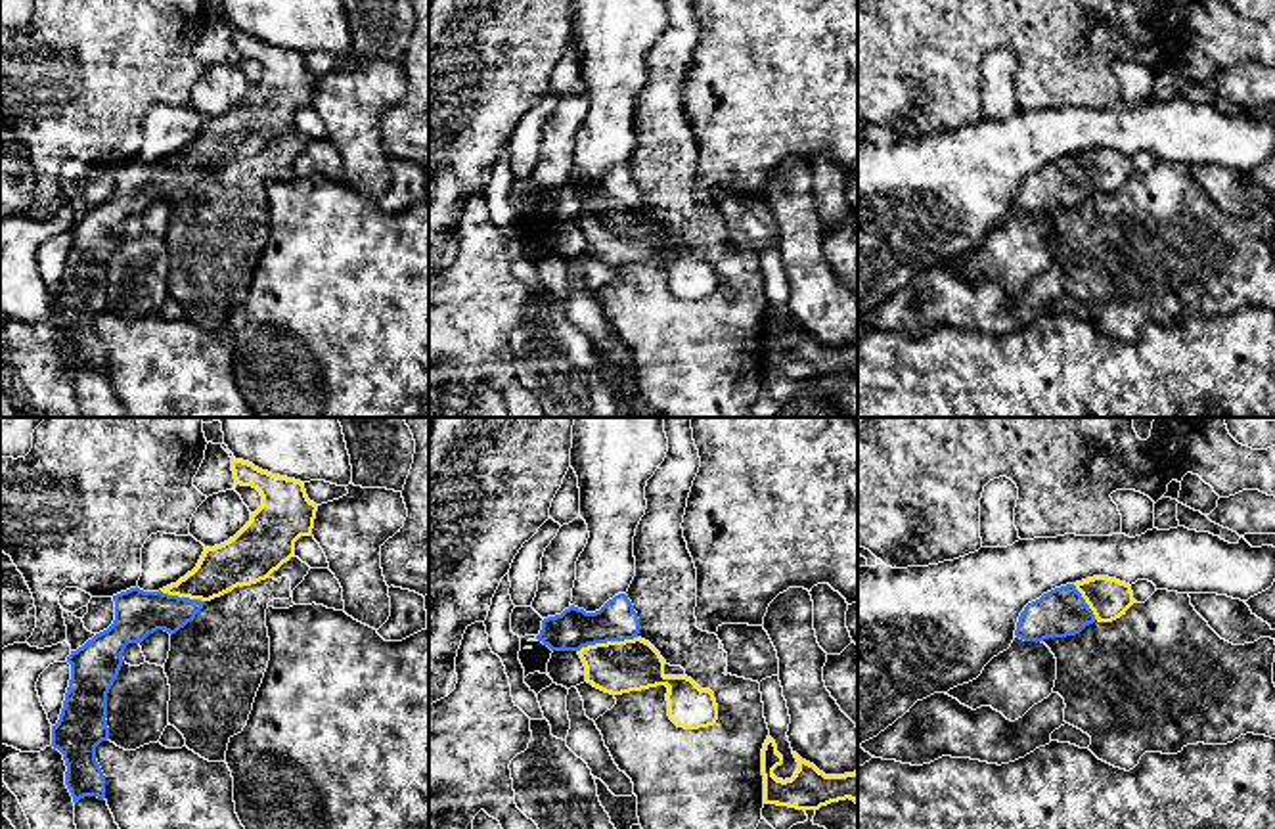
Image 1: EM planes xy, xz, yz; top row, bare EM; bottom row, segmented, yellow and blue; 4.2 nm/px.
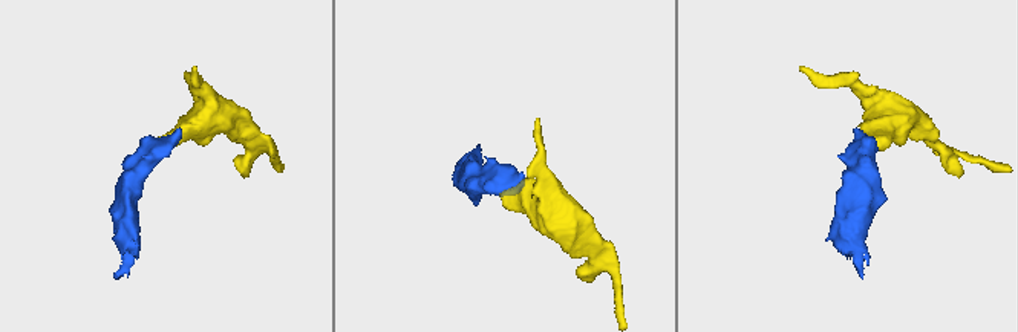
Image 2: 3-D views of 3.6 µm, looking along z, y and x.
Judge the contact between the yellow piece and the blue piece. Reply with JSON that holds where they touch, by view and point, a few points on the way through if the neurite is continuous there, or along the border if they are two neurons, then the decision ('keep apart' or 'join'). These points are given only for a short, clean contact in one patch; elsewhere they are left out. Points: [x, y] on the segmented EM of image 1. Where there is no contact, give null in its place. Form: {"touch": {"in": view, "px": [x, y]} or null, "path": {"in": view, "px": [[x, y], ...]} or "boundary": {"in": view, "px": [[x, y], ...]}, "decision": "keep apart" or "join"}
{"touch": {"in": "xz", "px": [607, 642]}, "path": {"in": "xz", "px": [[617, 667], [607, 642], [588, 632], [571, 630]]}, "decision": "join"}

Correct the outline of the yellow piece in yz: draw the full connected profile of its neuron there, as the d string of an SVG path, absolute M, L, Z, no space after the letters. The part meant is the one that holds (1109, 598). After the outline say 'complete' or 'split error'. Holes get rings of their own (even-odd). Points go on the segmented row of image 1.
M1093 576L1055 588L1028 603L1018 616L1015 636L1024 641L1076 636L1095 620L1120 618L1133 603L1130 584Z; split error

